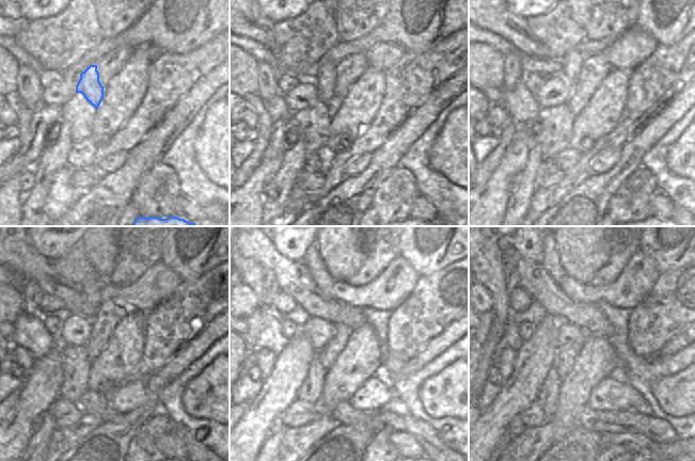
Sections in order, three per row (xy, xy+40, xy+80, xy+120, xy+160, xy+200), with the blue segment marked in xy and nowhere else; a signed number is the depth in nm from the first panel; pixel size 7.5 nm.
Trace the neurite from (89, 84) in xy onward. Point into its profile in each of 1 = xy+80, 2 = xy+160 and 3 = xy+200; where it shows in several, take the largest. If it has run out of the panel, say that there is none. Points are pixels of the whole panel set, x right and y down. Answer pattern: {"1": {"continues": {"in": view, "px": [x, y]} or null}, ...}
{"1": {"continues": {"in": "xy+80", "px": [570, 63]}}, "2": {"continues": {"in": "xy+160", "px": [325, 282]}}, "3": {"continues": {"in": "xy+200", "px": [556, 281]}}}

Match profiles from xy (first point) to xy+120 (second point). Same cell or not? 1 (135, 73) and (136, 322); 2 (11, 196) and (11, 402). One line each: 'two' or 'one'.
1: one
2: two

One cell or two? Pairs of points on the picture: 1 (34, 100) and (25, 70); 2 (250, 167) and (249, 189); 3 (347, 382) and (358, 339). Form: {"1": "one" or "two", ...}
{"1": "one", "2": "two", "3": "one"}

